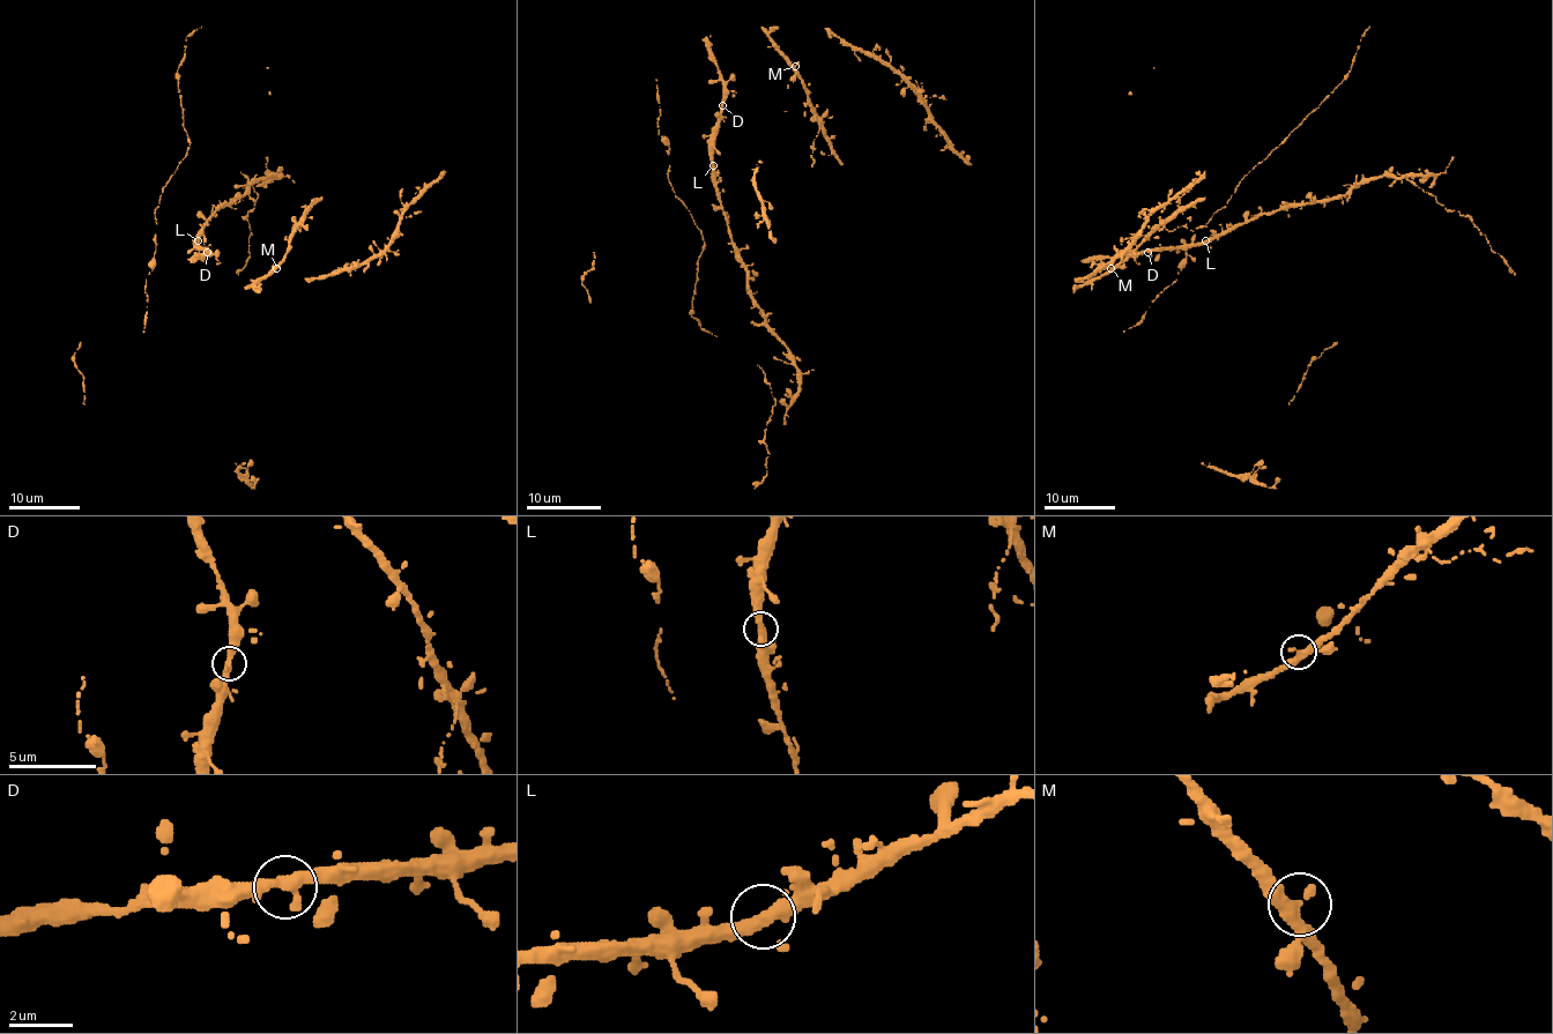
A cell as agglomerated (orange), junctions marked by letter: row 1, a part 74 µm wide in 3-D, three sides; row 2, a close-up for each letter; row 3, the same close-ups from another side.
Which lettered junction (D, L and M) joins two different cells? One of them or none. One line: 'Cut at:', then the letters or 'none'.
Cut at: none

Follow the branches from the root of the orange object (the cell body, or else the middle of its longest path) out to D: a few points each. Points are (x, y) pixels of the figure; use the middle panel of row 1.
D: (713, 160), (715, 126), (722, 105)

